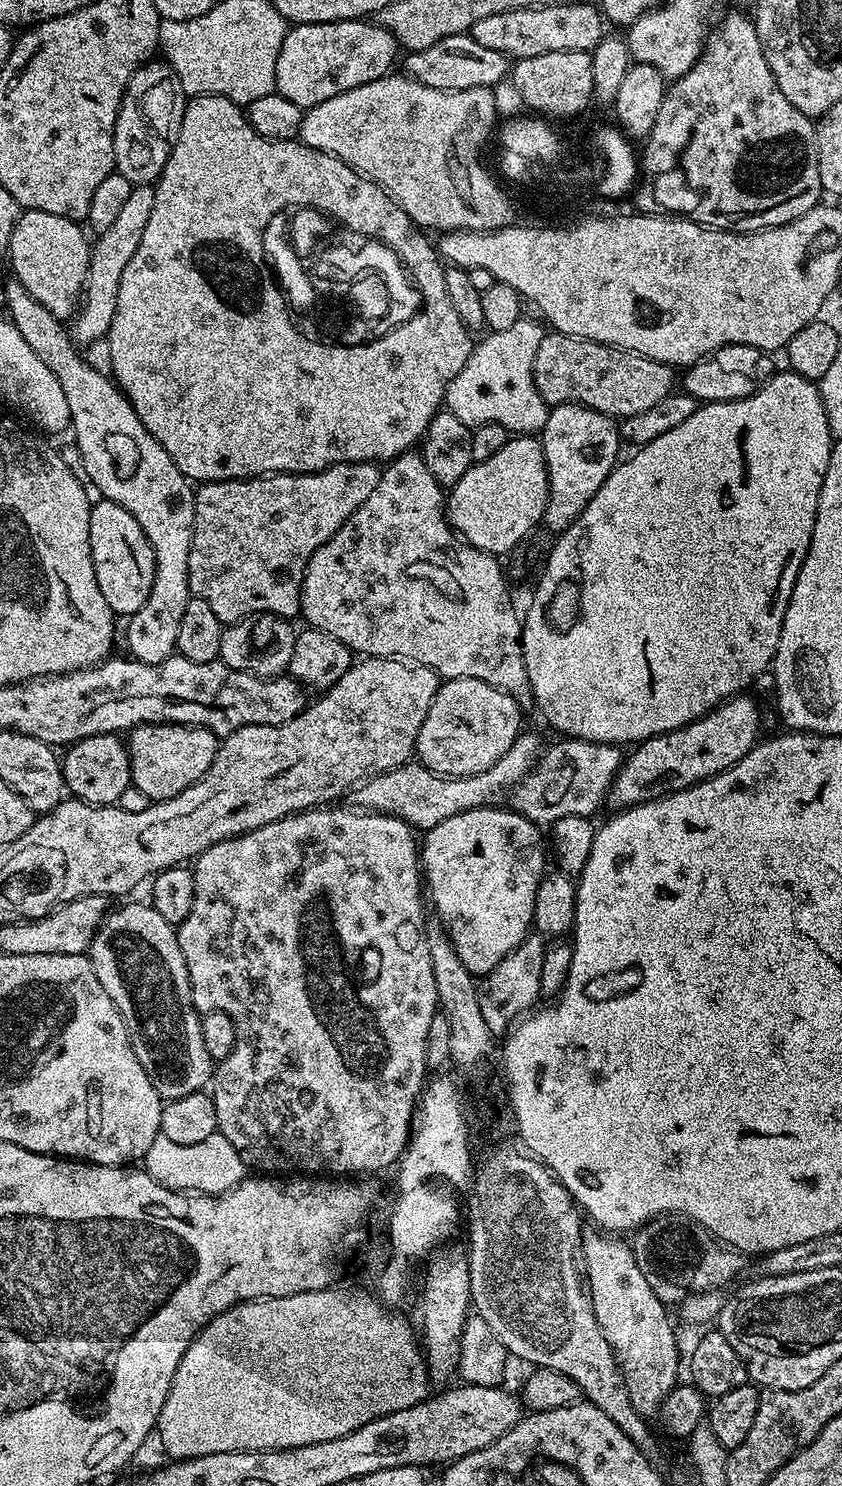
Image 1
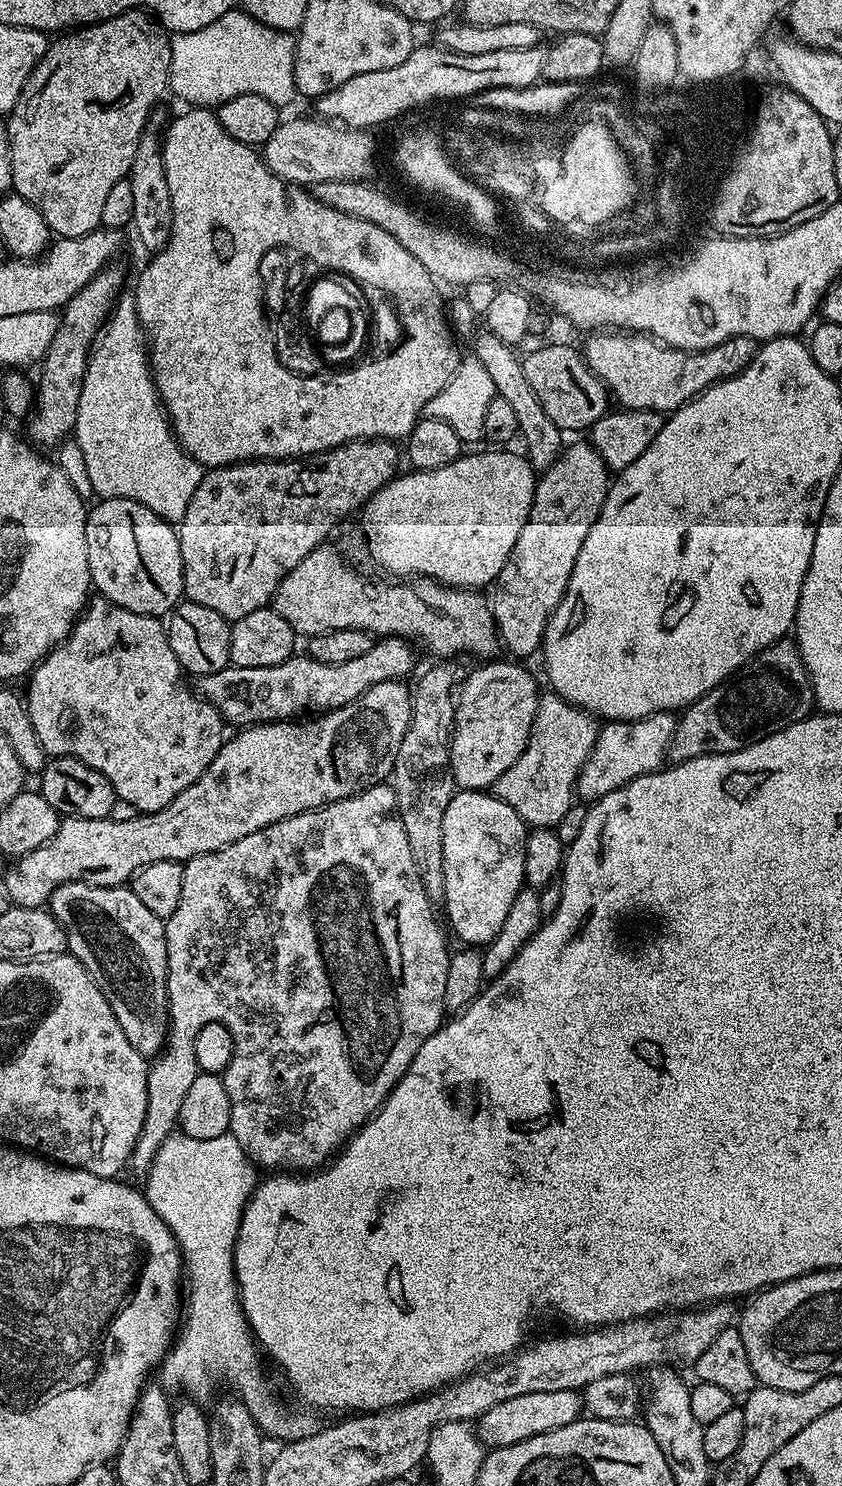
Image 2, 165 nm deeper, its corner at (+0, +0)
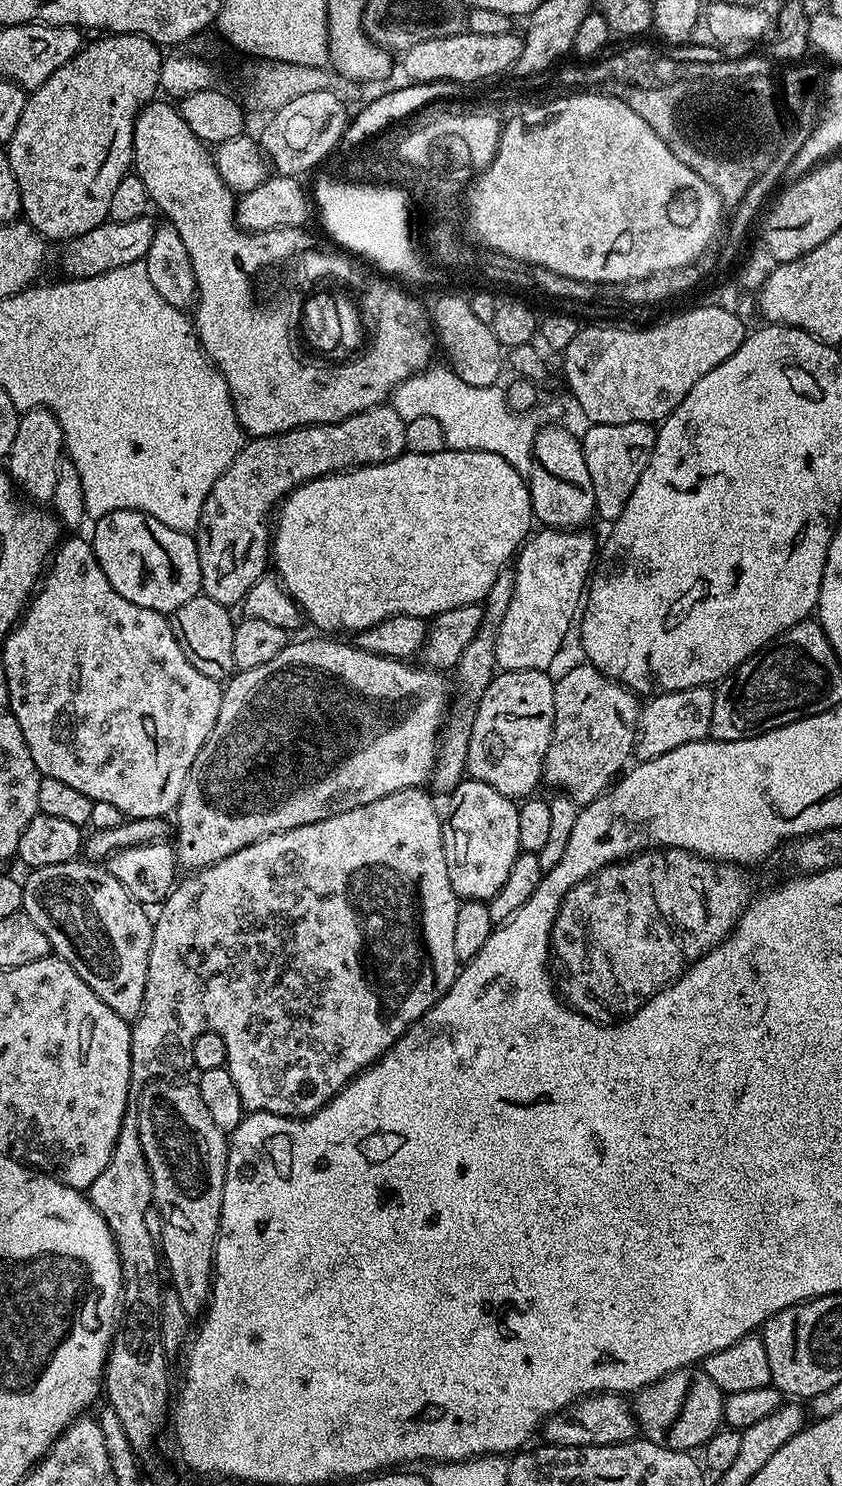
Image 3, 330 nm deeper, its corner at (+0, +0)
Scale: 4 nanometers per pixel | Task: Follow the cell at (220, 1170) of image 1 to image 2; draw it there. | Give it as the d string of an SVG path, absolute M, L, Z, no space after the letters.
M231 1131L222 1134L218 1138L206 1138L199 1140L198 1138L190 1138L183 1134L173 1134L167 1136L166 1139L158 1146L158 1154L154 1154L152 1165L148 1168L148 1174L143 1181L142 1191L148 1200L148 1204L158 1214L158 1218L162 1218L162 1222L166 1222L168 1229L172 1231L172 1236L176 1240L176 1244L180 1247L182 1253L182 1268L186 1273L186 1311L182 1316L182 1327L179 1329L178 1335L175 1337L174 1343L168 1349L168 1355L164 1357L158 1368L158 1383L161 1388L169 1393L175 1394L179 1388L185 1388L187 1395L192 1398L201 1398L200 1396L208 1396L212 1392L212 1387L215 1386L216 1380L220 1380L225 1376L232 1383L233 1393L238 1394L239 1399L244 1401L244 1404L250 1410L253 1419L256 1420L256 1425L260 1428L261 1433L265 1437L273 1436L279 1442L287 1442L297 1440L298 1438L306 1438L310 1434L318 1431L318 1423L307 1411L304 1412L287 1412L278 1401L272 1397L272 1392L268 1389L268 1384L264 1381L264 1372L260 1369L260 1356L262 1360L262 1352L256 1343L255 1336L252 1335L252 1330L248 1326L248 1320L244 1317L243 1310L240 1309L240 1289L236 1287L236 1263L232 1257L232 1250L236 1247L236 1239L238 1238L238 1230L240 1229L240 1219L244 1213L244 1207L248 1204L248 1199L256 1190L258 1183L257 1169L254 1167L249 1156L244 1153L242 1146L238 1142L238 1138L234 1138Z

